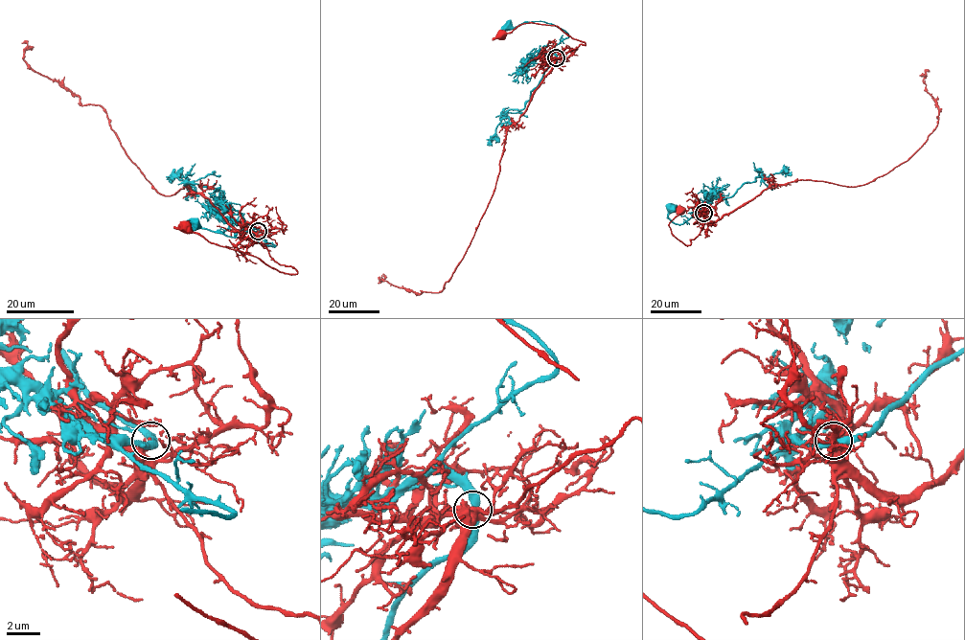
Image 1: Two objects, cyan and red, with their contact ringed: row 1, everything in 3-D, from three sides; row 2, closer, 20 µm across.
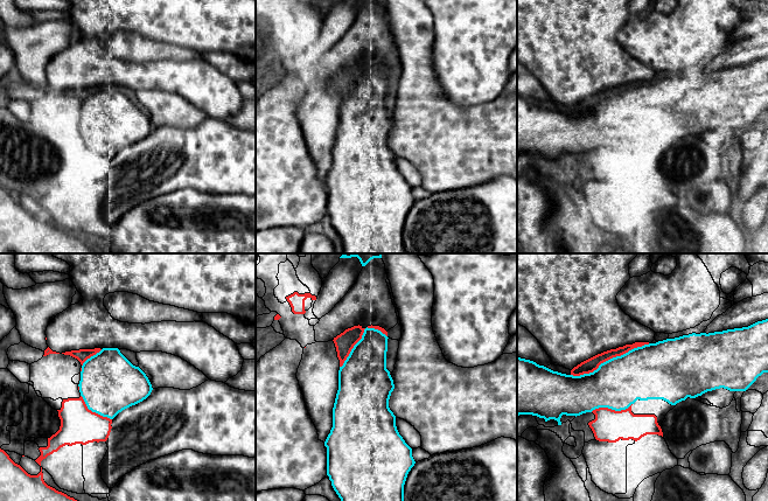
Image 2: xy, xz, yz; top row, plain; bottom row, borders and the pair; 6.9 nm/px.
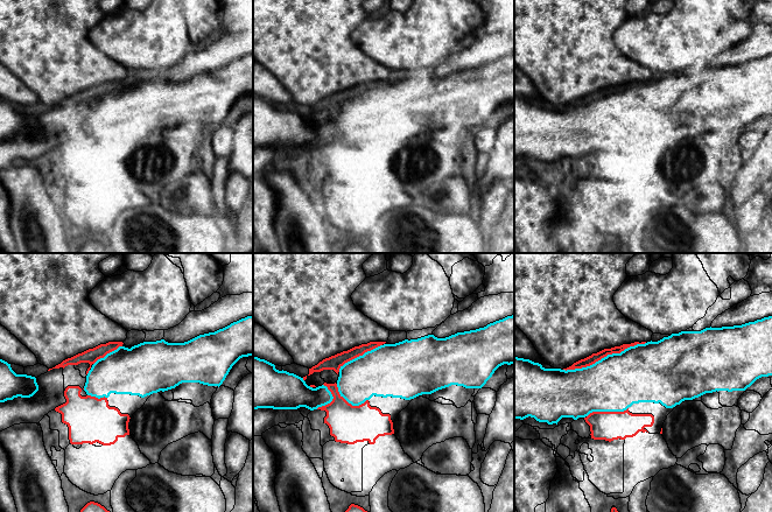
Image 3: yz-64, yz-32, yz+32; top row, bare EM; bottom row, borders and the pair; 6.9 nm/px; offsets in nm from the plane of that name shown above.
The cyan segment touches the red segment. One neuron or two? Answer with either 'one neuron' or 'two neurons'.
two neurons

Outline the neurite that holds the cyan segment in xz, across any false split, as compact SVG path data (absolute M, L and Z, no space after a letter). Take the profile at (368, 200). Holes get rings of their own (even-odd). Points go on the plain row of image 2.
M366 65L338 109L333 166L324 185L327 214L341 237L343 253L406 253L404 223L416 200L389 146L395 123L386 107L388 77L380 69Z

